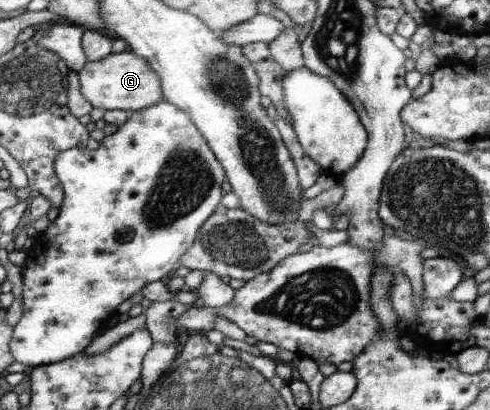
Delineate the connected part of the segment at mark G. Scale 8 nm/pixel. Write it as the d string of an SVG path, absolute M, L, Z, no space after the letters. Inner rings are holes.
M128 50L109 54L105 59L87 62L78 72L81 94L93 108L105 111L141 111L164 100L159 76L145 58Z

